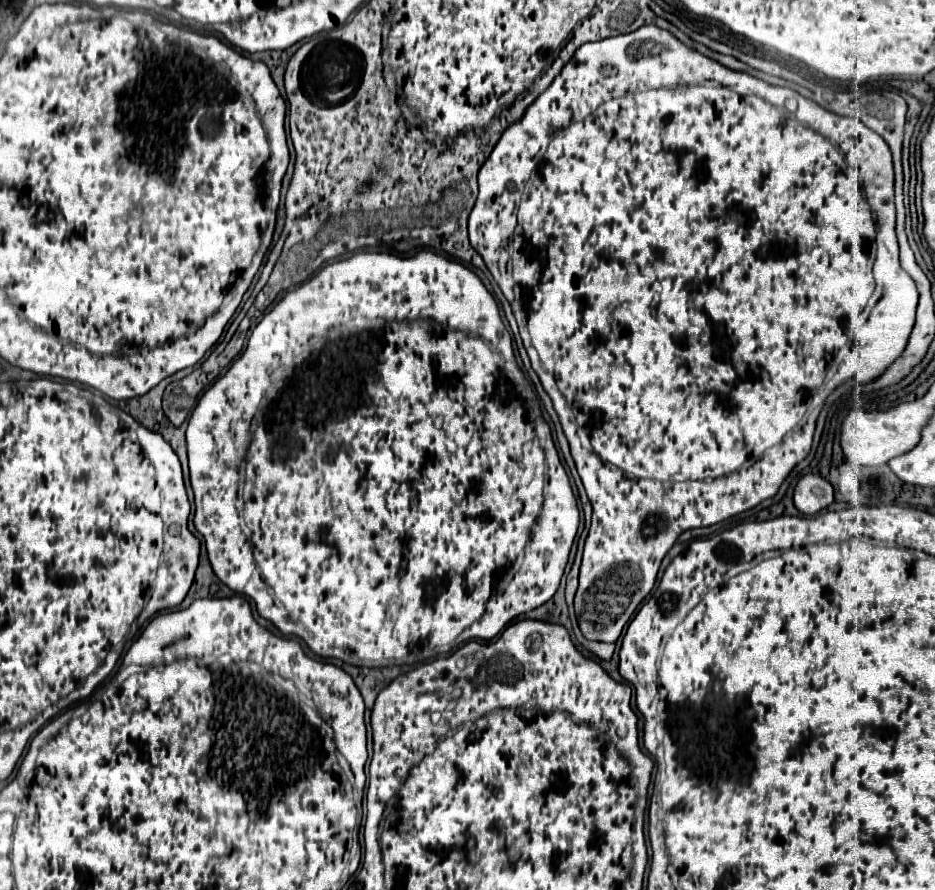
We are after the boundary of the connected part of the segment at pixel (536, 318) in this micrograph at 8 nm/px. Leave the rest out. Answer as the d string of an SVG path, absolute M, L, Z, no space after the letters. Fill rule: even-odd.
M653 1L650 9L678 27L694 42L702 42L718 53L734 56L768 76L794 82L810 90L814 96L806 98L792 88L768 86L760 78L756 80L744 72L732 72L680 44L668 30L658 26L642 26L630 34L582 44L554 78L550 88L542 92L542 96L538 96L530 108L526 108L518 122L510 124L502 132L492 154L480 168L480 192L468 218L470 244L484 258L506 300L510 304L518 304L522 312L528 312L528 320L526 314L518 314L520 336L532 360L534 372L540 376L546 394L554 402L554 410L568 438L578 474L594 508L590 532L584 544L580 586L574 608L582 634L588 640L598 642L616 642L620 638L624 624L654 588L662 558L682 532L696 526L724 522L758 506L762 500L772 498L780 490L794 466L802 462L812 448L816 420L824 400L848 380L870 384L886 372L892 360L898 358L906 348L918 304L914 280L898 260L895 174L890 148L874 130L866 128L862 120L852 114L852 110L860 106L860 98L872 92L866 88L866 83L882 78L860 82L832 80L770 46L758 44L758 57L745 54L692 31L677 16L664 11ZM578 430L590 438L590 448L582 444Z

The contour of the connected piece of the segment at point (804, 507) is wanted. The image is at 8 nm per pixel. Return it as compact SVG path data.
M806 474L796 484L794 504L802 514L806 516L818 514L820 510L828 508L832 502L834 502L834 488L828 480L814 474Z

